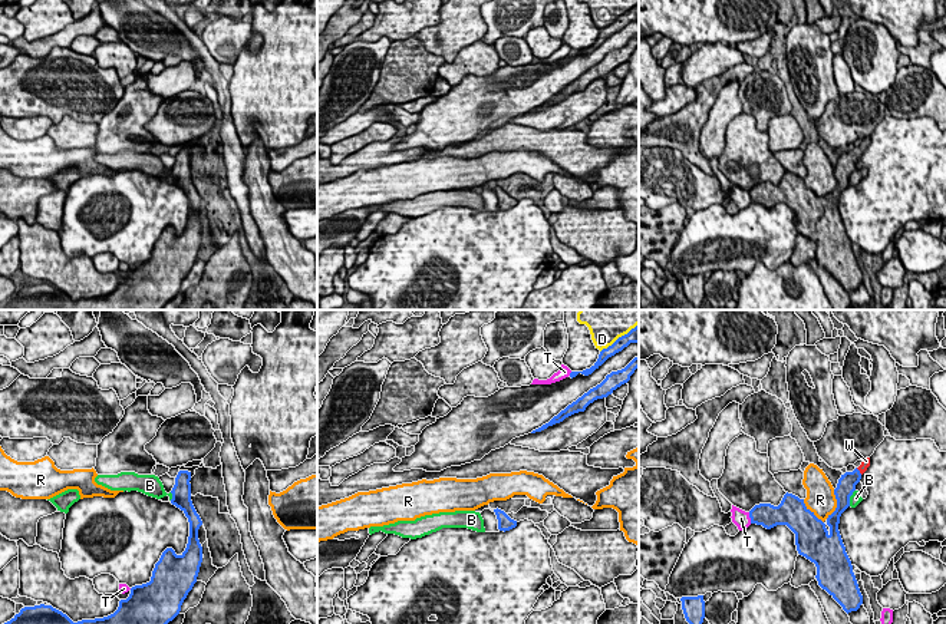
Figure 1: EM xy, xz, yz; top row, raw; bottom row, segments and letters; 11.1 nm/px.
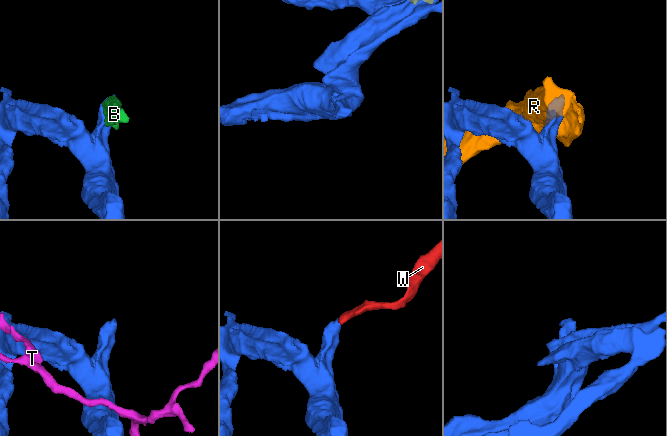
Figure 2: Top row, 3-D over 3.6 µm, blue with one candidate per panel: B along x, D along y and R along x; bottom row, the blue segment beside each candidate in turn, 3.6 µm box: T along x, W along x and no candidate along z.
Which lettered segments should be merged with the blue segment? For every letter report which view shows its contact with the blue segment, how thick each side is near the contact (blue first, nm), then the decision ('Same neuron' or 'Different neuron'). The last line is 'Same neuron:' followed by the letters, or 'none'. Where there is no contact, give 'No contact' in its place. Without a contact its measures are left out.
B: Touches blue in yz. Thickness 200 nm (blue) against 130 nm. Different neuron
D: Touches blue in xz. Thickness 190 nm (blue) against 280 nm. Different neuron
R: Touches blue in yz. Thickness 200 nm (blue) against 320 nm. Different neuron
T: Touches blue in yz. Thickness 260 nm (blue) against 190 nm. Different neuron
W: Touches blue in yz. Thickness 200 nm (blue) against 100 nm. Same neuron
Same neuron: W

